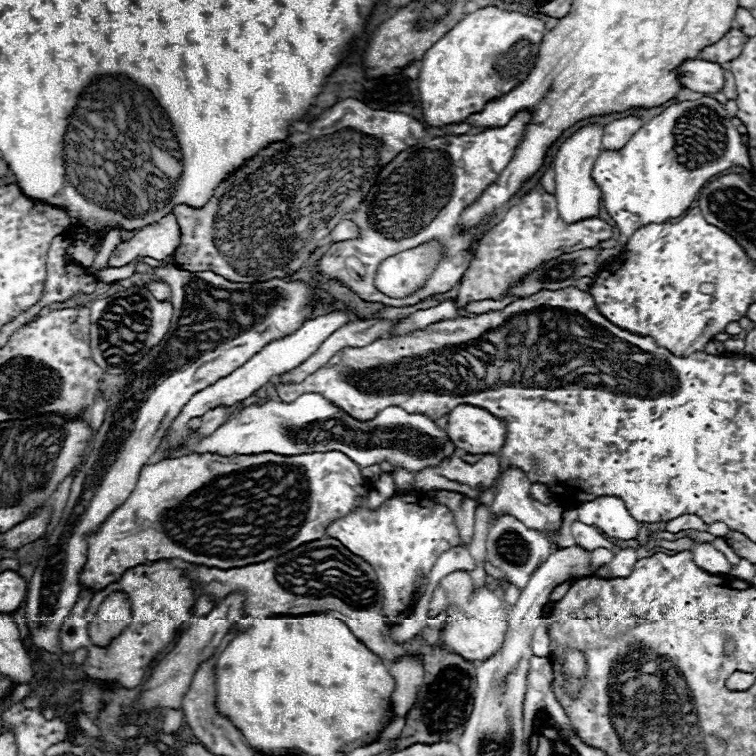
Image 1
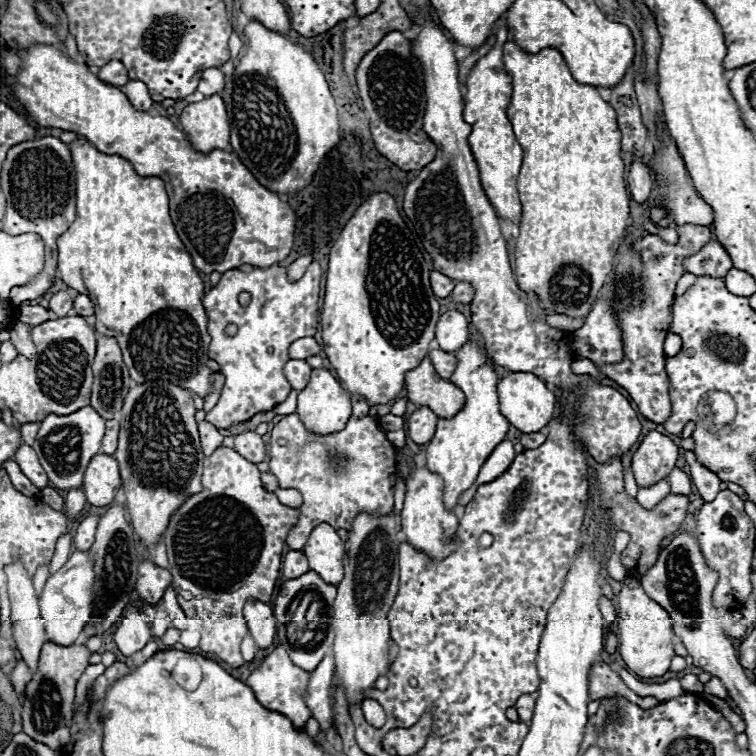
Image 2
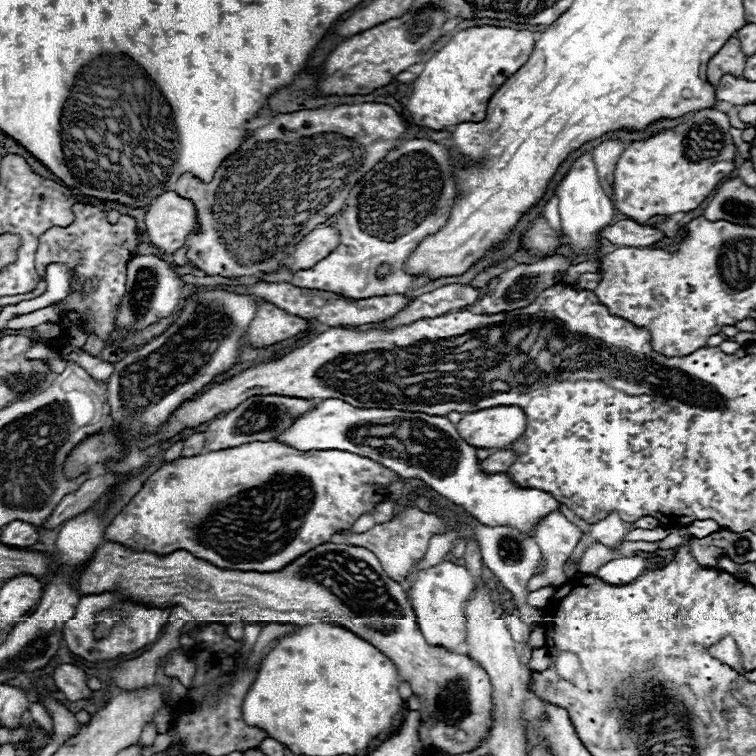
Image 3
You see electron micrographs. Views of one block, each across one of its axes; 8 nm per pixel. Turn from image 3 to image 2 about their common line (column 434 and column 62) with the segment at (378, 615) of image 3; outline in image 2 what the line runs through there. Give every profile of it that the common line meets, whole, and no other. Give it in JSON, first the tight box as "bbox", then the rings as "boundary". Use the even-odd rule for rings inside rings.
{"bbox":[22,642,90,750],"boundary":[[[46,642],[40,652],[38,668],[36,668],[32,680],[26,684],[24,704],[22,704],[24,732],[30,738],[50,746],[52,750],[60,750],[70,742],[70,720],[72,720],[76,682],[90,664],[88,656],[90,656],[90,652],[84,644],[58,646],[58,644]]]}

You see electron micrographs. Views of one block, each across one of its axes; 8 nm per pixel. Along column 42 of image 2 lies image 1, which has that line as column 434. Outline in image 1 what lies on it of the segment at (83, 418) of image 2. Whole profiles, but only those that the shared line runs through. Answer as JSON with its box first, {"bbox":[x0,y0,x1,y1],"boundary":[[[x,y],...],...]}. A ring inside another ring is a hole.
{"bbox":[160,394,456,472],"boundary":[[[302,394],[300,398],[296,398],[290,404],[284,402],[266,402],[264,406],[248,406],[242,412],[234,414],[226,424],[222,424],[212,436],[198,439],[198,432],[186,430],[186,422],[194,416],[194,404],[186,404],[186,408],[180,412],[180,416],[174,420],[174,424],[168,428],[168,434],[164,436],[164,442],[160,448],[168,448],[172,444],[178,444],[182,440],[186,440],[184,450],[188,450],[190,454],[203,454],[204,452],[215,452],[222,456],[230,454],[259,454],[262,452],[278,452],[282,456],[294,456],[298,452],[330,452],[334,448],[338,448],[338,452],[346,452],[346,456],[350,456],[356,464],[360,466],[372,466],[372,464],[380,464],[380,462],[390,462],[394,468],[404,468],[408,472],[418,472],[426,466],[438,466],[444,458],[450,458],[456,452],[456,446],[450,442],[448,432],[442,430],[436,420],[432,420],[430,416],[424,414],[408,414],[406,410],[398,408],[398,406],[390,406],[384,408],[374,420],[366,420],[360,422],[356,418],[352,418],[350,414],[346,414],[344,410],[340,410],[338,406],[334,406],[332,402],[328,402],[324,396],[320,394]]]}

